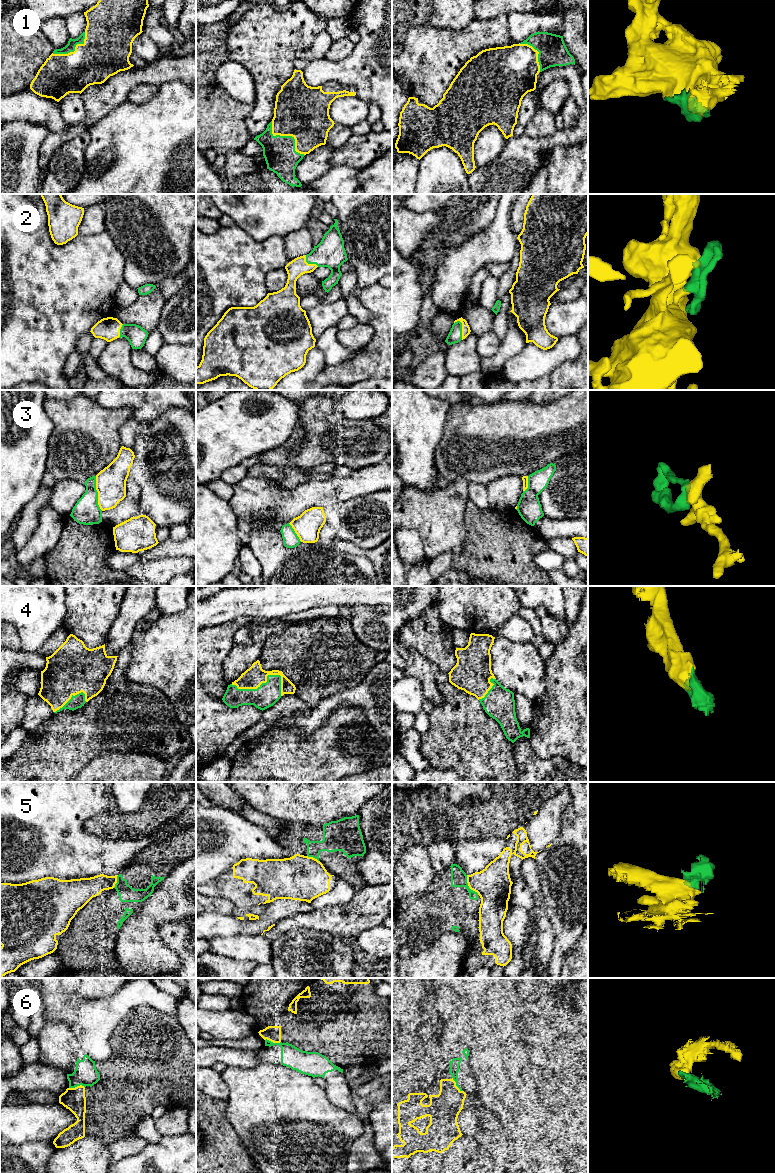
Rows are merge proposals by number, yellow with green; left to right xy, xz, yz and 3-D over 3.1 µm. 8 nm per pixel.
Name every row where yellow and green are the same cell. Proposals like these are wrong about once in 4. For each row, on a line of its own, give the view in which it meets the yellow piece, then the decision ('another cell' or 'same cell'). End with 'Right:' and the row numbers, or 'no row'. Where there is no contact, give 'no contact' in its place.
1: contact in xz; same cell
2: contact in yz; same cell
3: contact in xy; another cell
4: contact in xz; same cell
5: contact in yz; another cell
6: contact in xy; another cell
Right: 1, 2, 4

